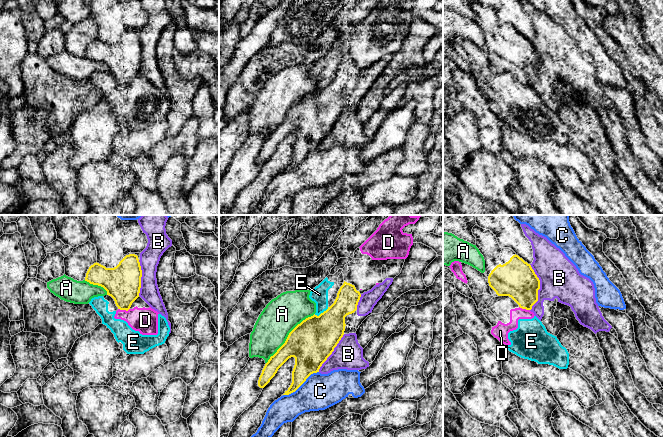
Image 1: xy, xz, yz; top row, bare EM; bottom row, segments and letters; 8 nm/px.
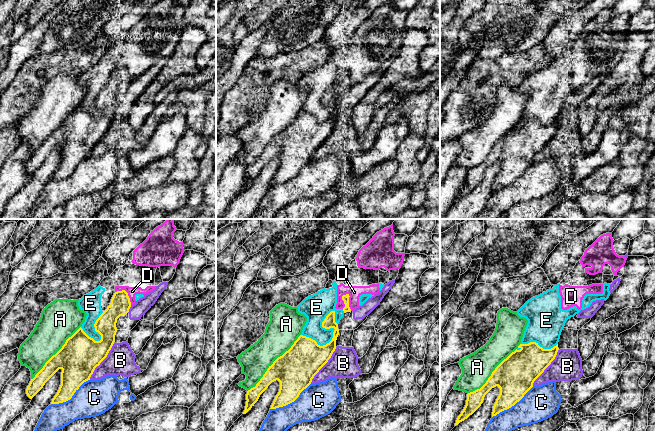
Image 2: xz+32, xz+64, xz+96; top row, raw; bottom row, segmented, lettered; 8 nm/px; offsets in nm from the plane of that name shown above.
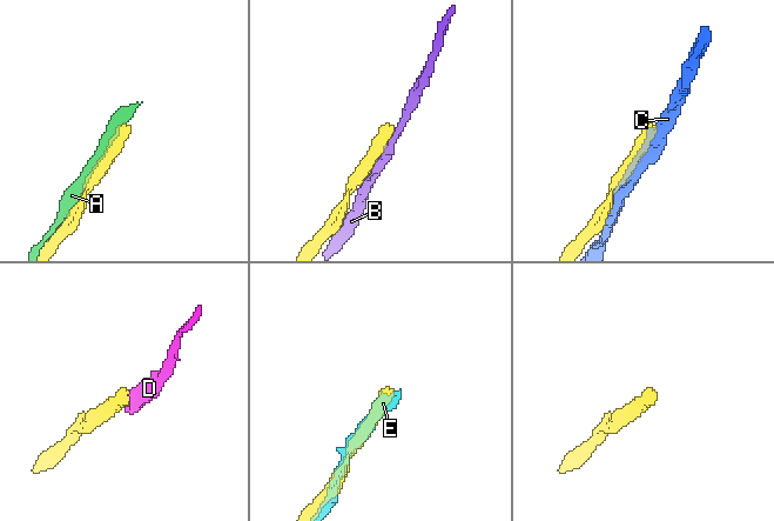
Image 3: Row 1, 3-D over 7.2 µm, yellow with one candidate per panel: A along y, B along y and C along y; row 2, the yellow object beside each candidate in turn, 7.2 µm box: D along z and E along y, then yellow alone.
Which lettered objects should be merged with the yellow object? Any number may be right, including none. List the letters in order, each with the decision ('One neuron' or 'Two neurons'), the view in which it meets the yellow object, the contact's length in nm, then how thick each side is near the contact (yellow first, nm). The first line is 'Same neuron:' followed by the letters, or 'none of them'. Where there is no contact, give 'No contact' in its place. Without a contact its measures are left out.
Same neuron: none of them
A: Two neurons. Touches yellow in xz. Shared border 550 nm. Thickness 360 nm (yellow) against 300 nm
B: Two neurons. Touches yellow in yz. Shared border 380 nm. Thickness 300 nm (yellow) against 320 nm
C: Two neurons. Touches yellow in xz. Shared border 340 nm. Thickness 240 nm (yellow) against 280 nm
D: Two neurons. Touches yellow in xy. Shared border 100 nm. Thickness 280 nm (yellow) against 200 nm
E: Two neurons. Touches yellow in xz. Shared border 130 nm. Thickness 360 nm (yellow) against 140 nm

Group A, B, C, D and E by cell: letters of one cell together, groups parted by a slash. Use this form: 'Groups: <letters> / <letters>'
Groups: A / B / C / D E

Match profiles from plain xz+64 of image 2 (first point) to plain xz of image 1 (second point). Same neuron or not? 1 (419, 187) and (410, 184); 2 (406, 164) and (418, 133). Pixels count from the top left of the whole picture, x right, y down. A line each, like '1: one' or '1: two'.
1: two
2: one

